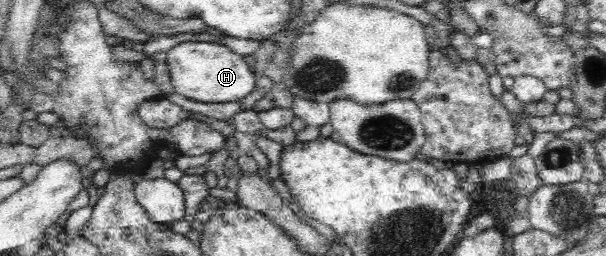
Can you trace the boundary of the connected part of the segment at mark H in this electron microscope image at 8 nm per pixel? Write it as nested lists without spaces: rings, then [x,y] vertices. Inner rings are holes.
[[[187,41],[175,45],[167,52],[165,61],[170,71],[174,91],[199,103],[238,102],[248,96],[256,86],[254,72],[244,57],[226,45],[218,43]]]

